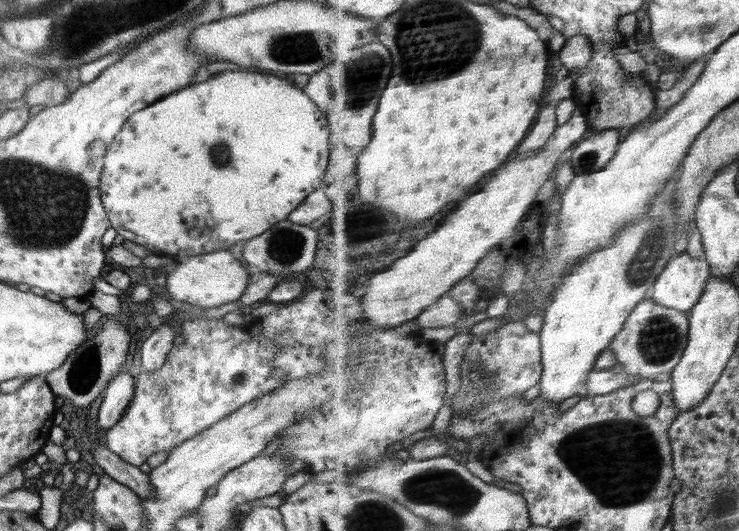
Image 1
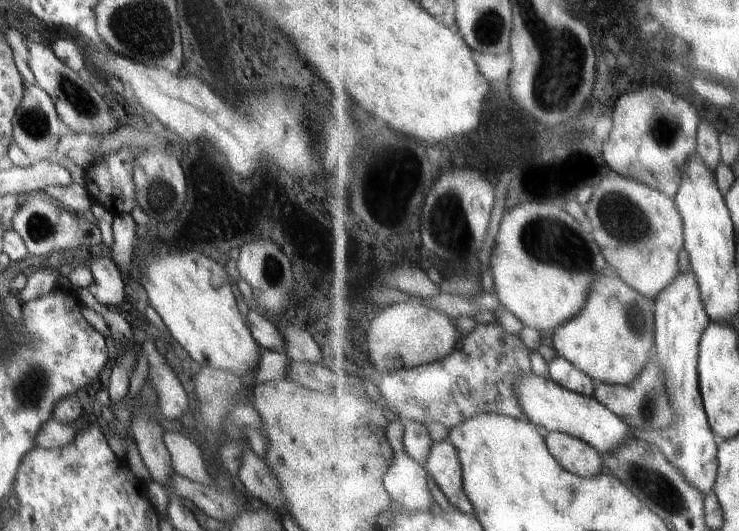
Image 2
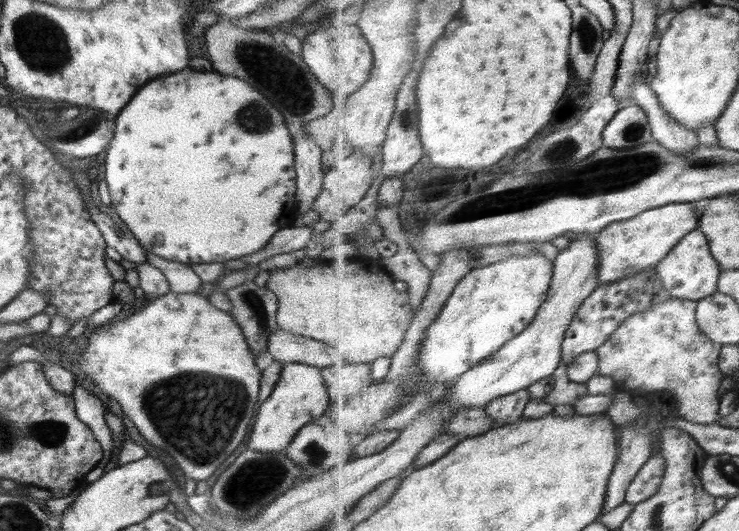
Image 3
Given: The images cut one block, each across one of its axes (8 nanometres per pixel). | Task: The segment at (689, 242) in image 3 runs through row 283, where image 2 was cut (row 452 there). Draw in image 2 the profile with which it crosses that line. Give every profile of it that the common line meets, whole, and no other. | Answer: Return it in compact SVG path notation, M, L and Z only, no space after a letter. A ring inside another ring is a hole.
M691 269L680 272L676 282L657 296L656 348L654 355L668 372L668 390L672 392L672 406L676 412L676 422L664 430L637 430L636 436L656 444L678 468L692 486L708 495L715 488L719 479L719 446L721 440L712 428L703 389L700 386L700 352L704 334L711 326L711 316L704 304L703 289L696 272Z

